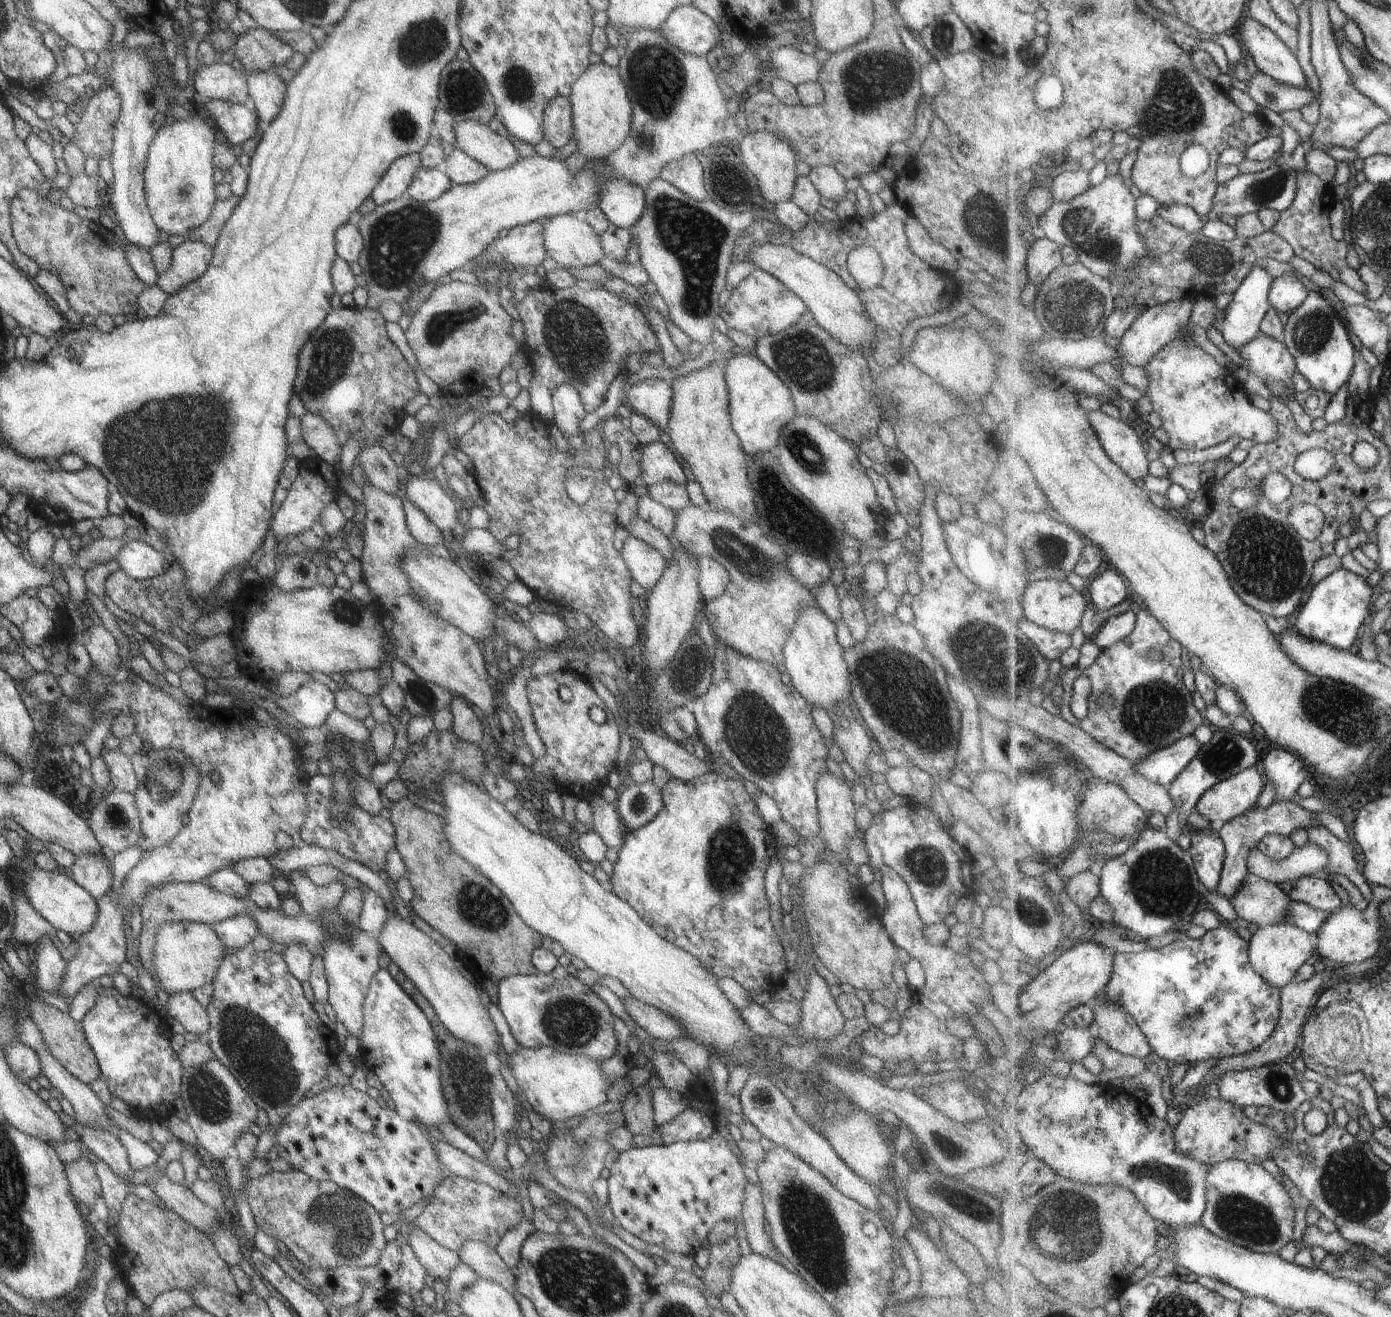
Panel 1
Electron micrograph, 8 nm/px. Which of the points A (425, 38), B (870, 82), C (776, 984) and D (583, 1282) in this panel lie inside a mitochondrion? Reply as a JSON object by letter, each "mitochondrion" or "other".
{"A":"mitochondrion","B":"mitochondrion","C":"other","D":"mitochondrion"}

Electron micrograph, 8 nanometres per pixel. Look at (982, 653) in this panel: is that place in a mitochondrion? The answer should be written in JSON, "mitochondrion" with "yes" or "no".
{"mitochondrion":"yes"}

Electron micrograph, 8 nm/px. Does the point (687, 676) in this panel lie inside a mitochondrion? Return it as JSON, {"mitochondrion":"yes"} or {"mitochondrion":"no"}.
{"mitochondrion":"yes"}

